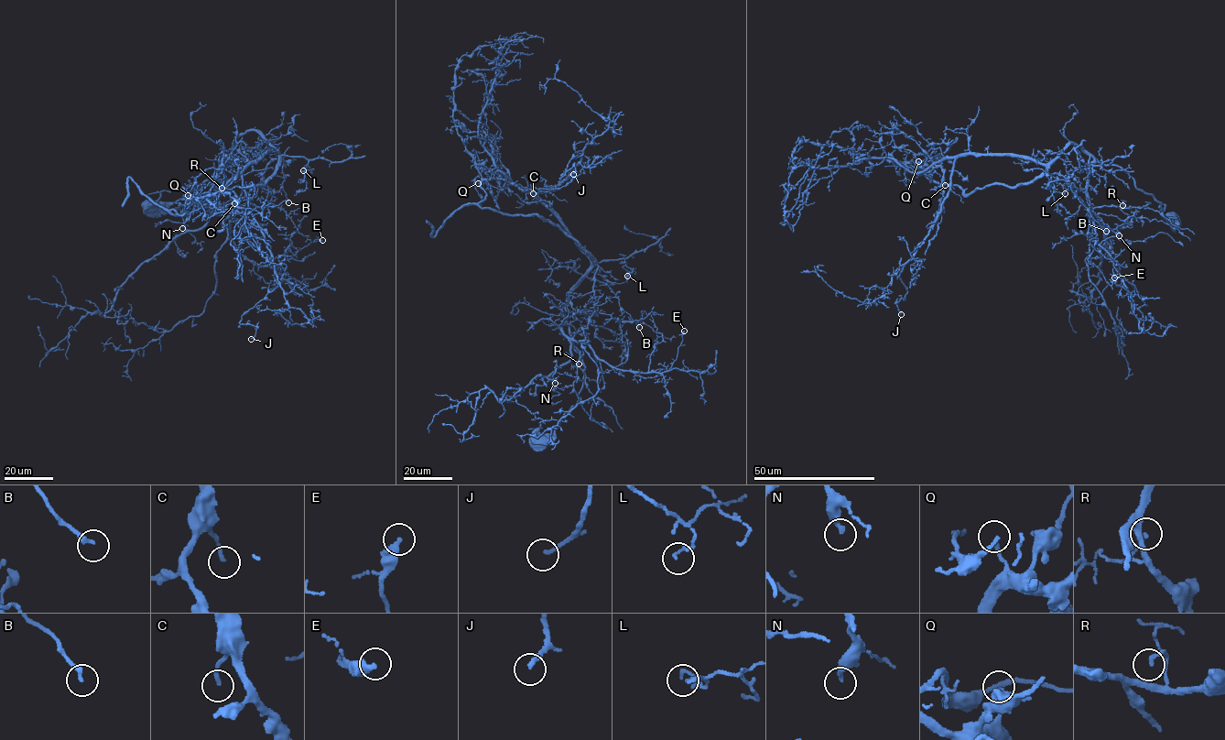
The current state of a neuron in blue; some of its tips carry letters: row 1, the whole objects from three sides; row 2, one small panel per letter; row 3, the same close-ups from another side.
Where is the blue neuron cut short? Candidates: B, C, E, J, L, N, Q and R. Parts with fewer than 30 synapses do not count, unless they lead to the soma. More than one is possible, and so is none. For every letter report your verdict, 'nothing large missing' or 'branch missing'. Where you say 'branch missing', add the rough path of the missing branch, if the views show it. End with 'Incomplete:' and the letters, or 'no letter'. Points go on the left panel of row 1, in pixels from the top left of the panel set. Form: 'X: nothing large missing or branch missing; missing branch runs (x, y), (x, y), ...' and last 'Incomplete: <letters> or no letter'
B: nothing large missing
C: nothing large missing
E: nothing large missing
J: nothing large missing
L: nothing large missing
N: nothing large missing
Q: nothing large missing
R: nothing large missing
Incomplete: no letter

